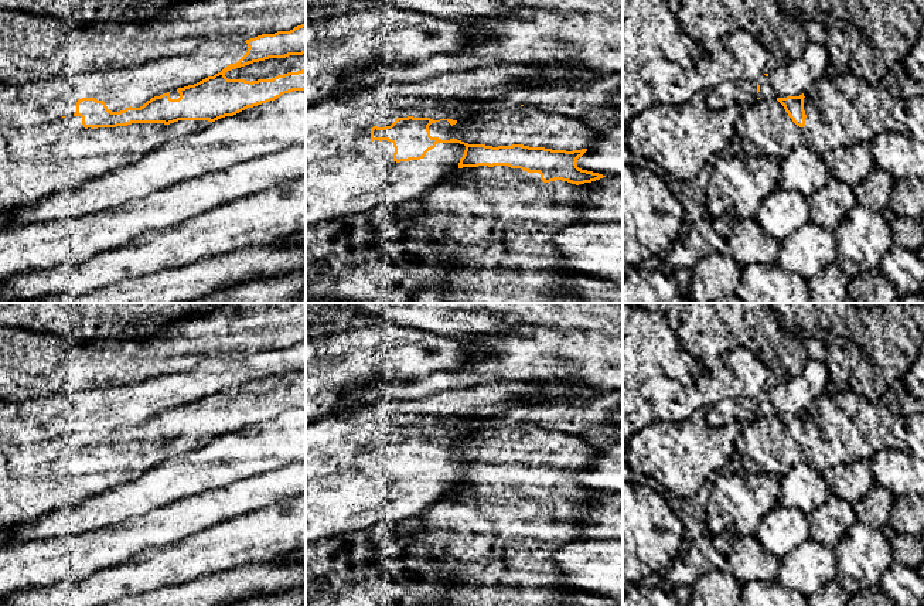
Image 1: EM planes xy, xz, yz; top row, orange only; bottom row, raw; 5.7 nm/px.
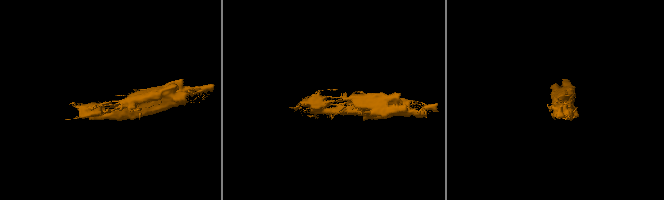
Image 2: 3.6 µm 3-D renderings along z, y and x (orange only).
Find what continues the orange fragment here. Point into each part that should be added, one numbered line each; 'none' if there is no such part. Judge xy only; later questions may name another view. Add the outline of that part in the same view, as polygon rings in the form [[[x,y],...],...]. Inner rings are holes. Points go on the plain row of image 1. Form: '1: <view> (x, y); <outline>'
1: xy (21, 422); [[[202,360],[190,371],[151,377],[136,385],[45,395],[24,401],[0,401],[0,447],[24,446],[72,433],[76,429],[76,419],[82,415],[103,418],[112,429],[120,429],[129,423],[140,425],[154,413],[214,394],[229,381],[236,381],[248,365],[246,360]]]

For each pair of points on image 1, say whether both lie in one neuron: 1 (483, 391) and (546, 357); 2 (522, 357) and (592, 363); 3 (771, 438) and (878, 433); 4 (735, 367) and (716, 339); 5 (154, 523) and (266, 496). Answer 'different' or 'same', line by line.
1: different
2: same
3: same
4: different
5: same

